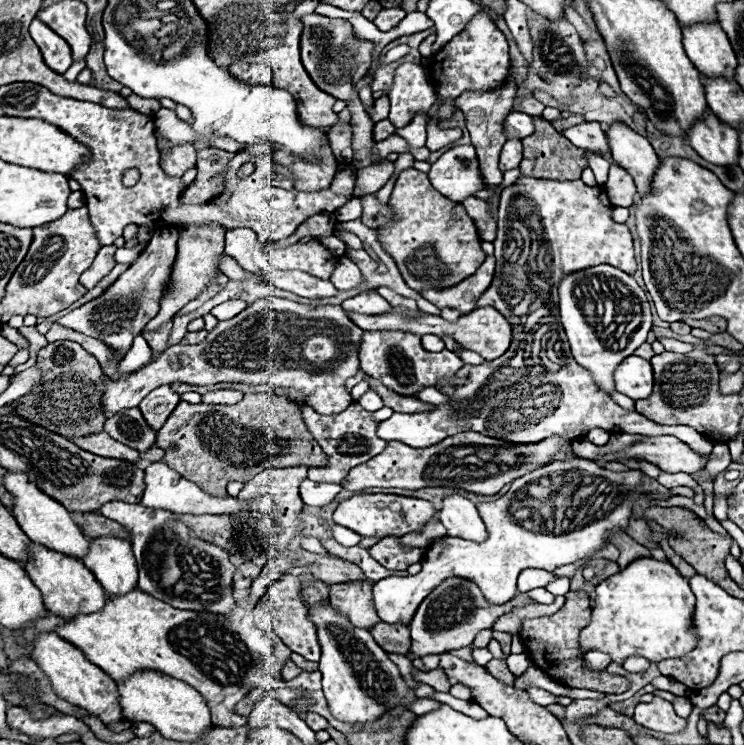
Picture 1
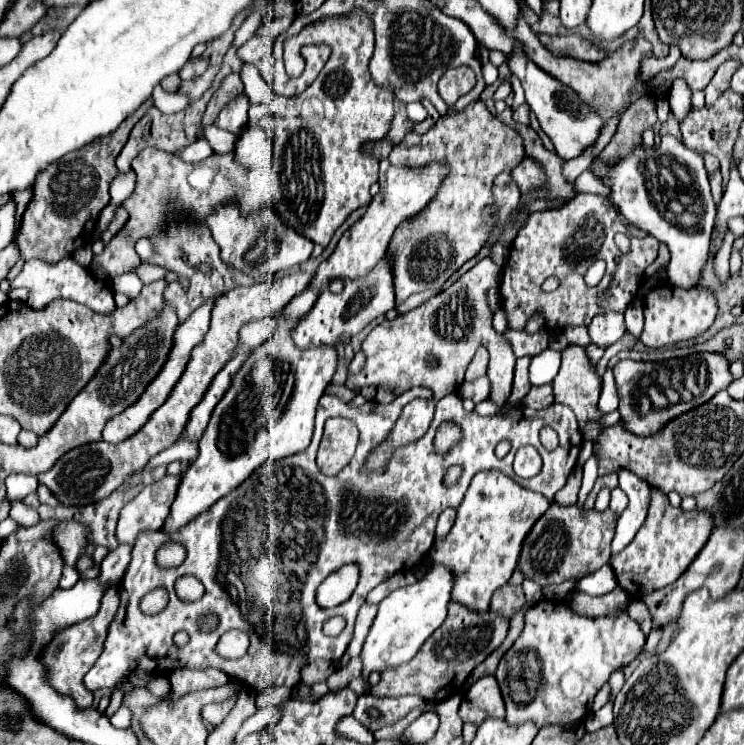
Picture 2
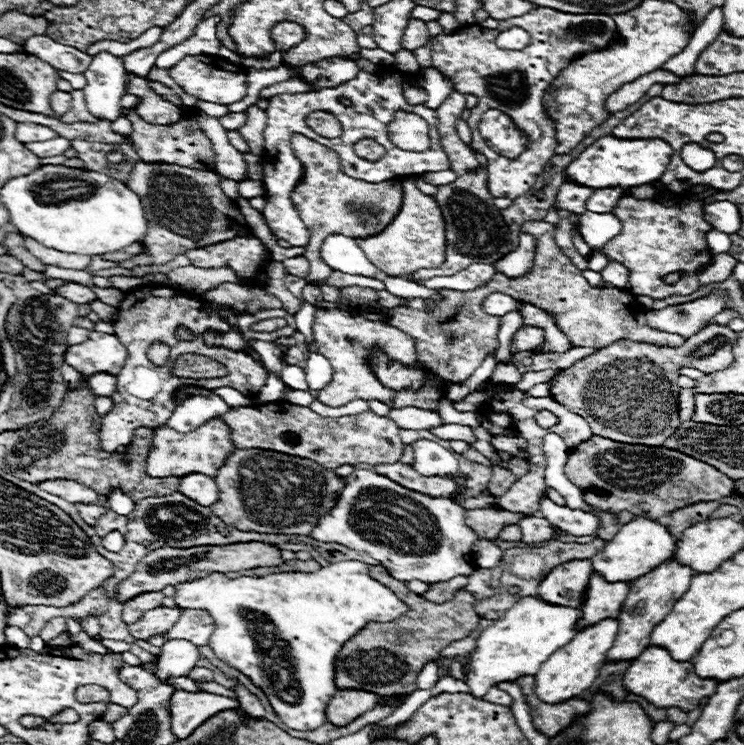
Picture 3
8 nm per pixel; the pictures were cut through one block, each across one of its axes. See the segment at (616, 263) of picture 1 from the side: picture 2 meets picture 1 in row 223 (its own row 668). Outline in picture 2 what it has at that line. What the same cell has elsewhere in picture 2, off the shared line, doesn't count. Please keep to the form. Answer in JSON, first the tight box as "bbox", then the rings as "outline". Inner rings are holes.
{"bbox":[496,600,644,728],"outline":[[[552,600],[530,606],[524,614],[522,634],[502,656],[496,670],[506,704],[506,722],[522,726],[530,720],[538,728],[544,724],[580,722],[590,712],[594,694],[608,682],[608,676],[618,666],[630,664],[644,642],[644,632],[626,612],[588,618]],[[575,680],[578,686],[574,686]]]}

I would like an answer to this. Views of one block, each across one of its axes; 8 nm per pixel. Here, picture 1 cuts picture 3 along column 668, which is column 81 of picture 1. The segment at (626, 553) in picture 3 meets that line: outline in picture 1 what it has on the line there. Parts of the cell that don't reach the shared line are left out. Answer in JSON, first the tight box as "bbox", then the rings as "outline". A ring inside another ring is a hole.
{"bbox":[4,470,90,558],"outline":[[[8,470],[6,472],[6,478],[4,478],[4,486],[8,488],[8,492],[12,492],[14,496],[14,504],[12,504],[12,514],[18,522],[18,526],[24,530],[24,534],[32,540],[32,542],[38,542],[50,550],[56,550],[56,552],[64,552],[68,556],[76,556],[76,558],[84,558],[86,550],[88,550],[88,544],[90,544],[90,538],[86,538],[80,528],[76,526],[76,522],[72,520],[70,512],[60,504],[56,502],[54,498],[46,496],[38,486],[36,482],[32,482],[28,478],[28,474],[20,474],[20,472],[12,472]]]}

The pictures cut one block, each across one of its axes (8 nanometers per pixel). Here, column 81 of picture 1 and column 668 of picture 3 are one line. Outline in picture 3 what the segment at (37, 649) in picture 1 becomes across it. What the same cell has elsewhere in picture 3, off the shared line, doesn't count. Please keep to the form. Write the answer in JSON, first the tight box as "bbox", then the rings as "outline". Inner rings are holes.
{"bbox":[624,646,716,712],"outline":[[[654,646],[646,648],[646,652],[642,652],[642,656],[638,656],[638,660],[632,662],[628,672],[624,674],[624,684],[632,694],[644,696],[654,706],[660,706],[660,708],[678,706],[686,712],[698,708],[700,702],[704,698],[712,696],[716,690],[716,680],[700,678],[694,672],[692,660],[690,662],[678,662],[670,656],[670,652],[666,652],[664,648],[654,648]]]}

